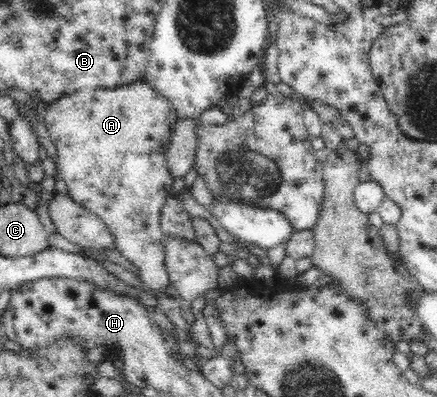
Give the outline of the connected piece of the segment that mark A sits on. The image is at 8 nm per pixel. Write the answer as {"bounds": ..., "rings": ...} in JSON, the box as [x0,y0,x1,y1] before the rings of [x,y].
{"bounds":[44,76,179,293],"rings":[[[144,76],[135,83],[128,83],[128,85],[118,87],[116,90],[84,89],[71,93],[70,95],[64,95],[64,97],[60,97],[60,99],[48,104],[46,114],[44,115],[44,123],[46,124],[47,131],[58,151],[57,159],[55,160],[58,168],[58,177],[65,181],[69,196],[76,203],[82,205],[84,209],[98,215],[100,220],[110,228],[110,231],[114,234],[114,239],[116,239],[116,248],[118,248],[118,251],[126,257],[130,263],[138,267],[140,273],[138,273],[137,276],[155,293],[165,292],[165,289],[170,285],[169,271],[165,264],[165,249],[163,241],[161,240],[164,237],[164,233],[161,230],[160,212],[166,198],[172,195],[171,189],[174,177],[172,177],[170,170],[168,170],[166,166],[165,151],[167,150],[172,130],[178,120],[179,117],[168,104],[168,101],[164,97],[161,97],[161,95],[157,95],[155,91],[144,82]]]}

